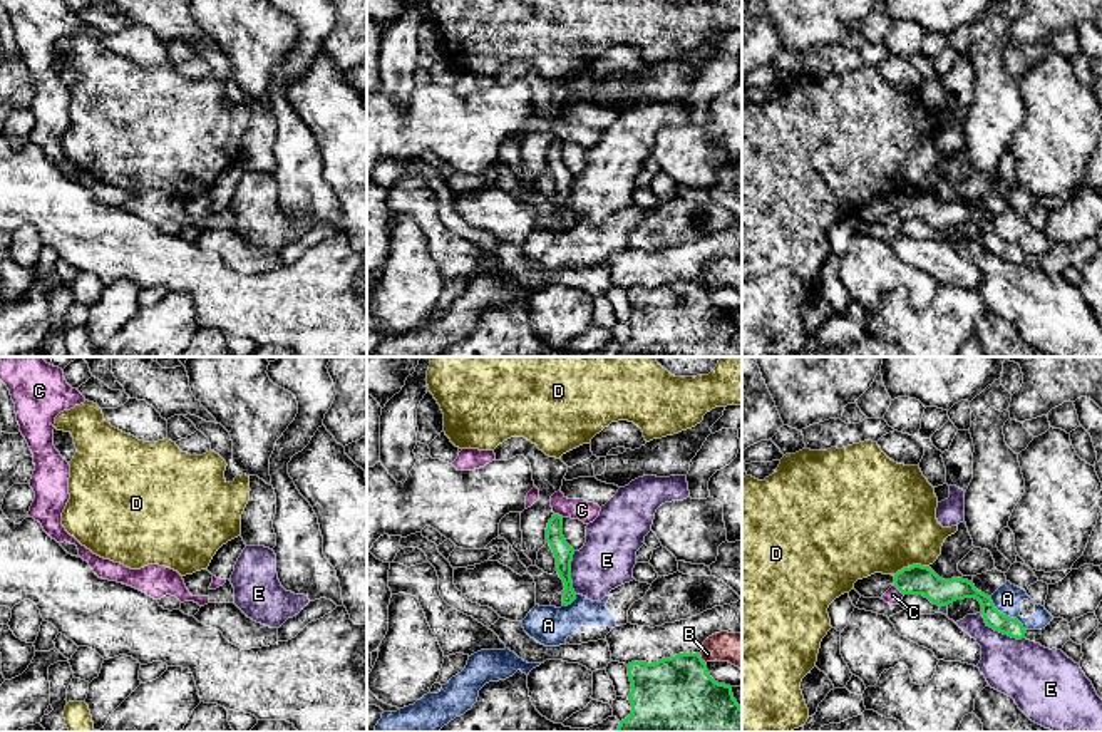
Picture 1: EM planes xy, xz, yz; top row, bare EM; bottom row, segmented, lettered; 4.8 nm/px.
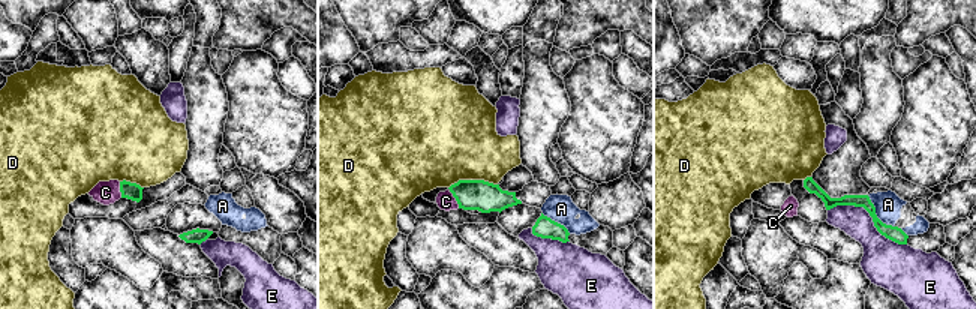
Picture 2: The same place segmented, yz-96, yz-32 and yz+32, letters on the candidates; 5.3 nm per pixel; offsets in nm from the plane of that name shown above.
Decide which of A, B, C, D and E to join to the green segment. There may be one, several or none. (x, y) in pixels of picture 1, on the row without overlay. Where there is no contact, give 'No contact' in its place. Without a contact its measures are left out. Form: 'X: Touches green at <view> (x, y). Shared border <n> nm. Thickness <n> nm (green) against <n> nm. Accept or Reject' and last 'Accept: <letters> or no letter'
A: Touches green at yz (1005, 240). Shared border 240 nm. Thickness 100 nm (green) against 140 nm. Reject
B: Touches green at xz (700, 283). Shared border 70 nm. Thickness 440 nm (green) against 160 nm. Reject
C: Touches green at yz (898, 213). Shared border 70 nm. Thickness 140 nm (green) against 80 nm. Reject
D: Touches green at yz (910, 191). Shared border 180 nm. Thickness 140 nm (green) against 480 nm. Reject
E: Touches green at yz (1000, 257). Shared border 240 nm. Thickness 90 nm (green) against 300 nm. Reject
Accept: no letter

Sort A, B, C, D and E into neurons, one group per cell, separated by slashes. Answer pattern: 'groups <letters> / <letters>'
groups A / B / C / D / E

